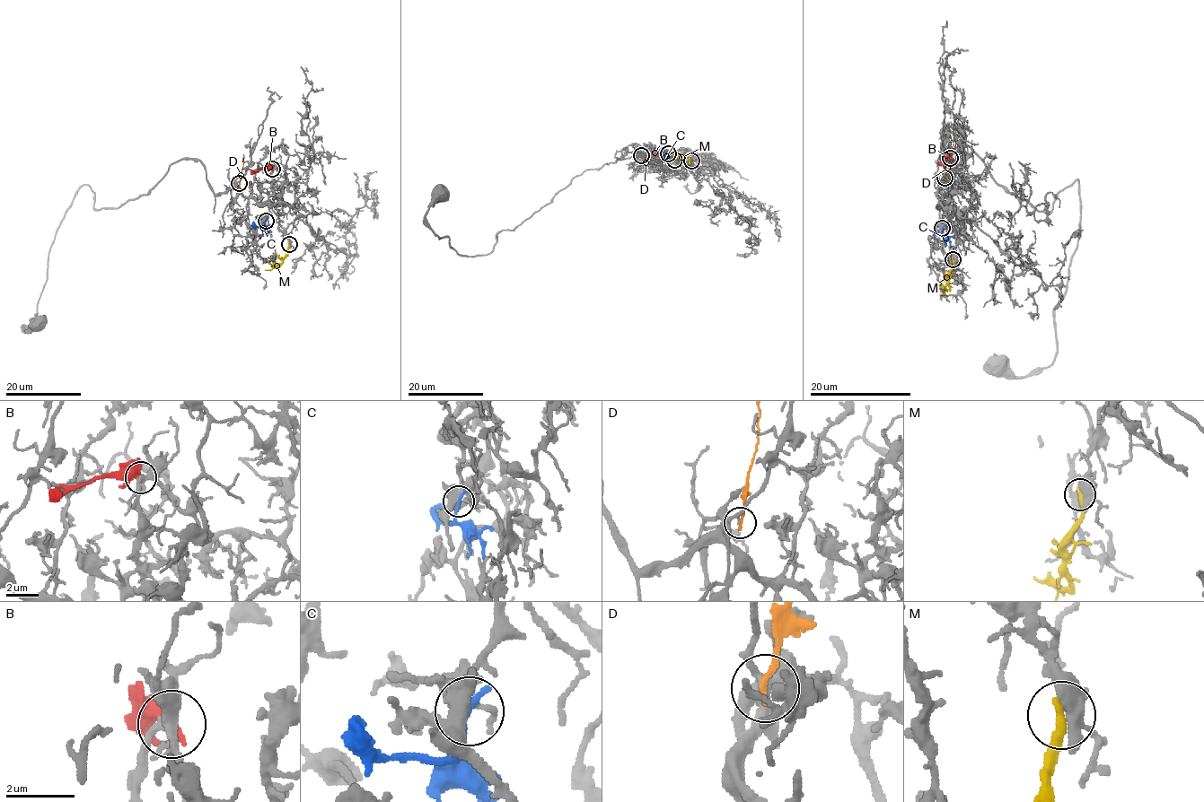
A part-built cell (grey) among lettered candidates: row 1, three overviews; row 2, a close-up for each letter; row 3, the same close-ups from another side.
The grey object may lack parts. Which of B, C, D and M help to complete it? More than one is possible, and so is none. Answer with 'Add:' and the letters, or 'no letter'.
Add: M

